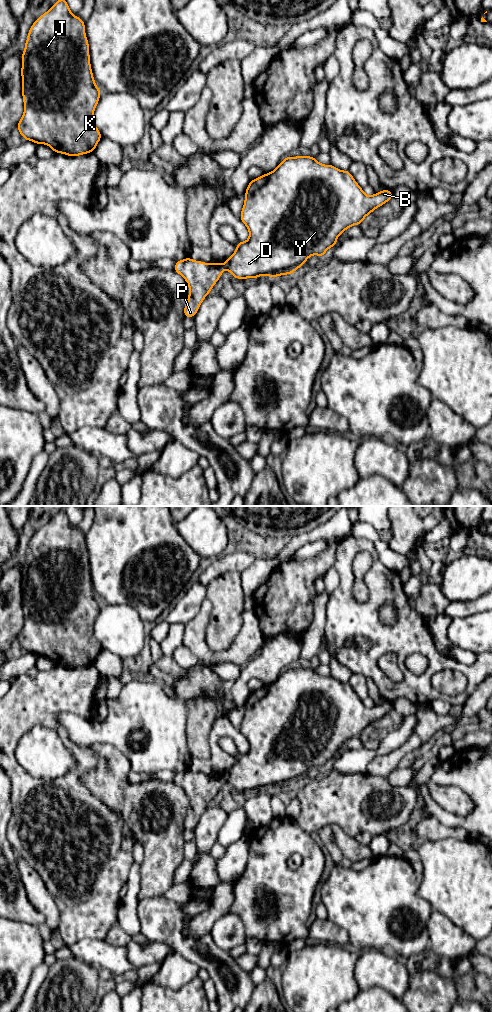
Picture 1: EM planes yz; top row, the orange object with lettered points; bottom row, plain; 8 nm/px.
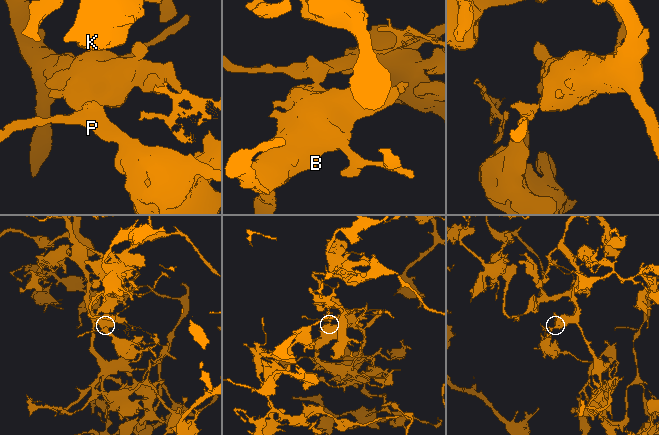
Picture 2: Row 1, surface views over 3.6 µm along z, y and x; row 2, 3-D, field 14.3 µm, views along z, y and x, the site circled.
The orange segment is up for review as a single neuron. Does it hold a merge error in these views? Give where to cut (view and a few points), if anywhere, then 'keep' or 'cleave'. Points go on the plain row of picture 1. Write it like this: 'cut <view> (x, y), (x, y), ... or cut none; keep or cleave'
cut yz (223, 776), (225, 779); cleave

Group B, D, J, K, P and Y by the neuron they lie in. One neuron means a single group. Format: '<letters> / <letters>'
B D Y / J K P

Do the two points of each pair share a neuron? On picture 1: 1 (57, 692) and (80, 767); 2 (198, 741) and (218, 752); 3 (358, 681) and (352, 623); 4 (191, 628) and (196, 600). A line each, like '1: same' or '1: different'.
1: same
2: different
3: different
4: different

